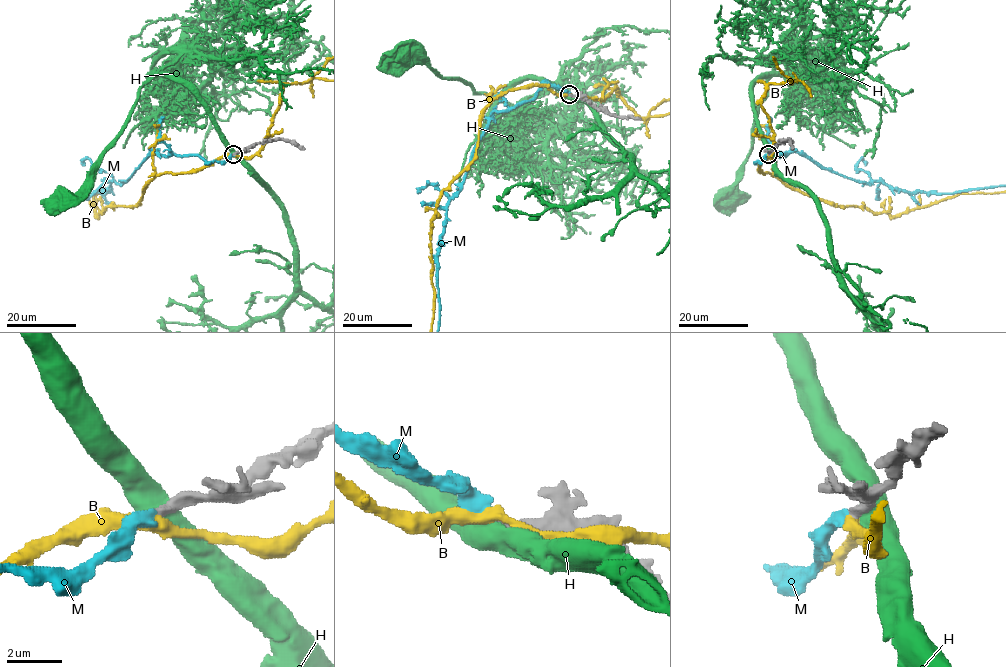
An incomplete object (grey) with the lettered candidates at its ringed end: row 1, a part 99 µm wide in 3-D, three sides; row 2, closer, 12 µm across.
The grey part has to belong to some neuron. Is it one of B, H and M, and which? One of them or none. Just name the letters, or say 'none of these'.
M

